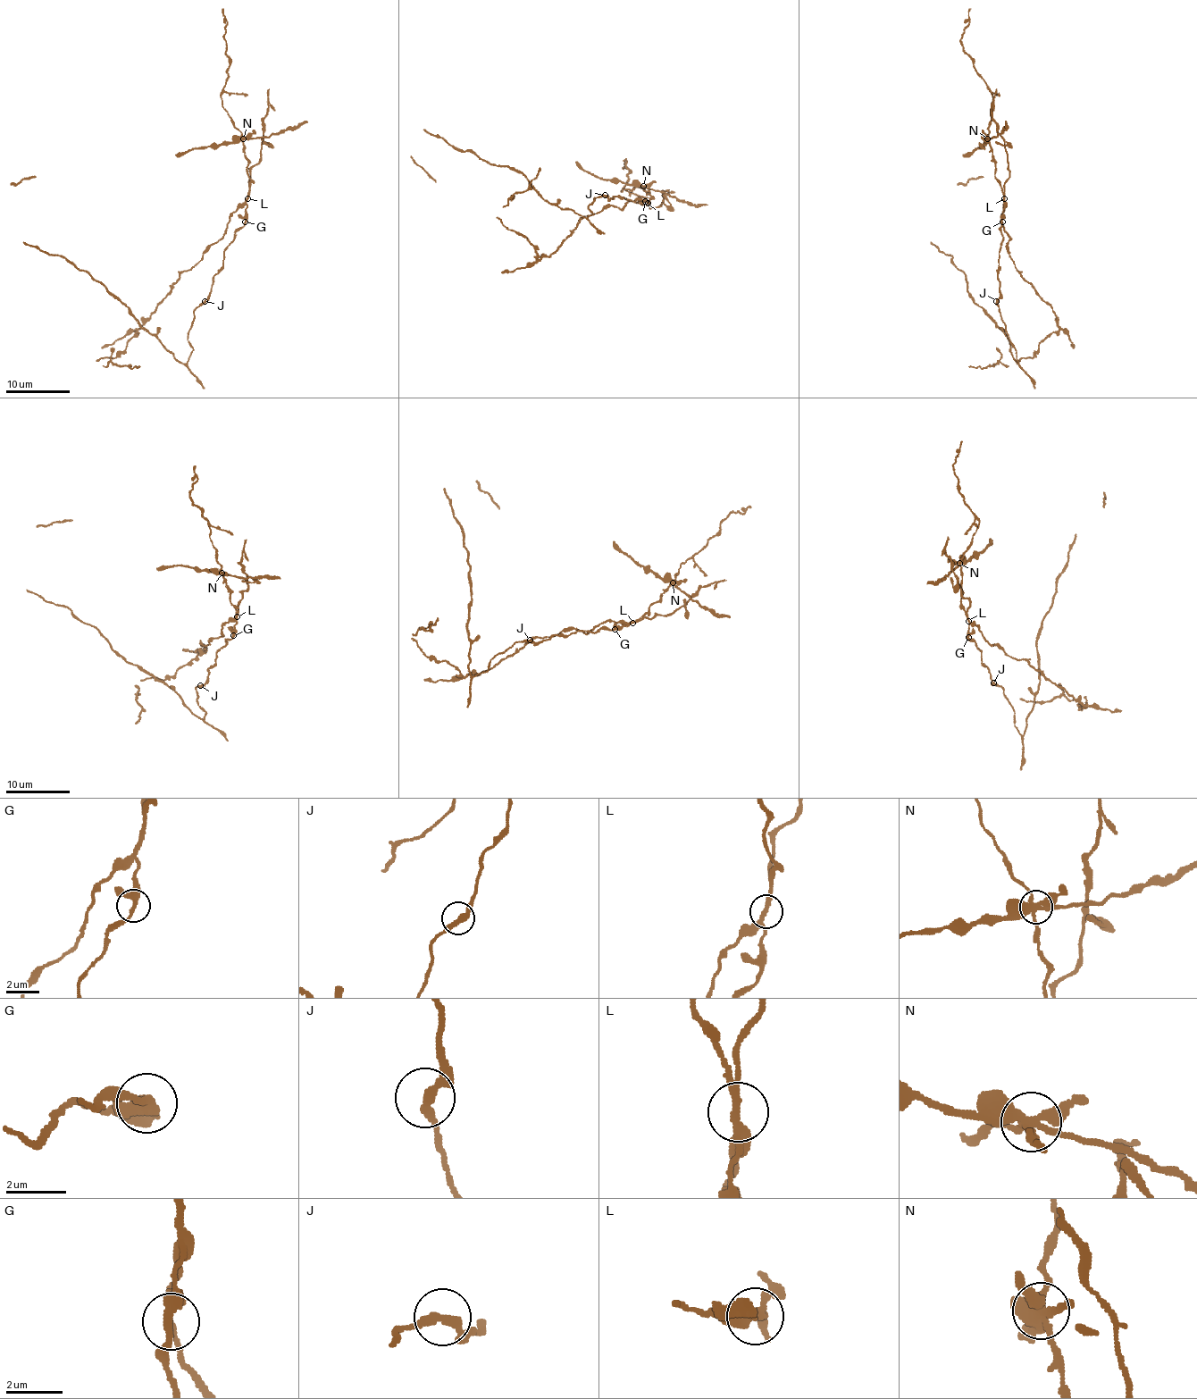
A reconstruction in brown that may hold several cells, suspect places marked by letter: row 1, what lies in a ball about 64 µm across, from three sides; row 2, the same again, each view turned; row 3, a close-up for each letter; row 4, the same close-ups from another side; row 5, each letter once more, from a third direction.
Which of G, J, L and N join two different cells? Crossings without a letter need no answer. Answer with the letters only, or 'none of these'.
L, N

